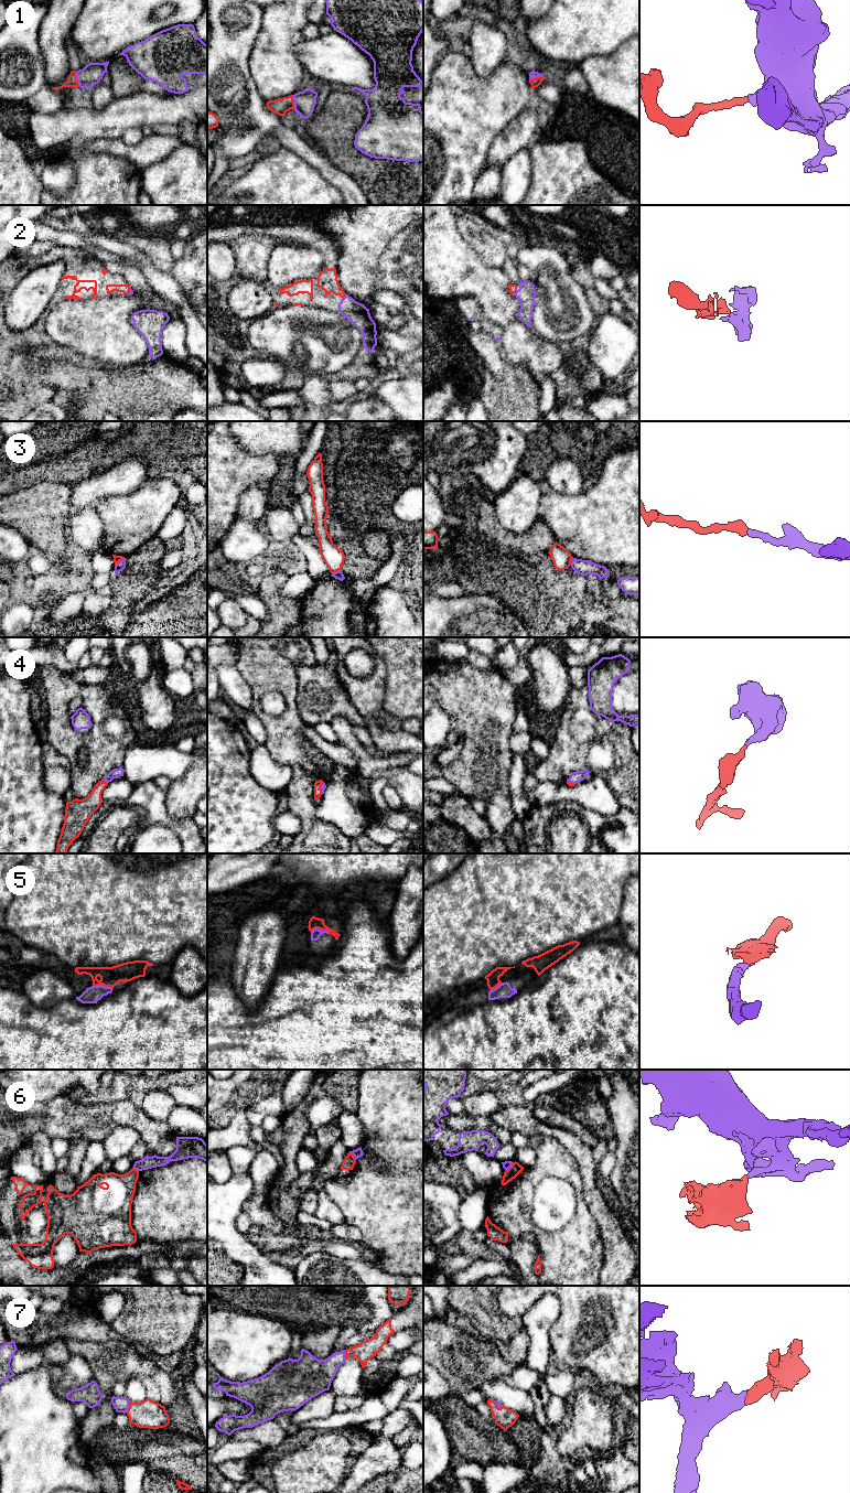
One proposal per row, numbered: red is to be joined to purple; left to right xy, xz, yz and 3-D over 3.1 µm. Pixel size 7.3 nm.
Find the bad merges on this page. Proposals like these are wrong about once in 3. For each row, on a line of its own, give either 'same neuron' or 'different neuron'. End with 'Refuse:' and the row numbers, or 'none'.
1: same neuron
2: same neuron
3: same neuron
4: same neuron
5: same neuron
6: different neuron
7: same neuron
Refuse: 6

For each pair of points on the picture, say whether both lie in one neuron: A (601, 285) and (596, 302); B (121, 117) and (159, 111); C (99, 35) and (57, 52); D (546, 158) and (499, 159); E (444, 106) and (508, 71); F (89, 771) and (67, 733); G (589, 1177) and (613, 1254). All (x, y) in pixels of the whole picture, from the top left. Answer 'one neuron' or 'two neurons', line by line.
A: two neurons
B: one neuron
C: two neurons
D: two neurons
E: one neuron
F: one neuron
G: one neuron

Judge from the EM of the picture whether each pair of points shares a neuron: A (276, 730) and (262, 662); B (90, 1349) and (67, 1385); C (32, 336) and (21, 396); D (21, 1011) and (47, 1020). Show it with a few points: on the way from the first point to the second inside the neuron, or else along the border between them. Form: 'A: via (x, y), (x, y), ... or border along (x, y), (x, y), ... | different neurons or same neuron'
A: via (260, 713), (256, 707), (256, 699), (262, 678) | same neuron
B: border along (73, 1353), (76, 1353), (88, 1364), (94, 1379) | different neurons
C: via (20, 351), (18, 353), (19, 382) | same neuron
D: via (28, 1018), (30, 1020), (41, 1020) | same neuron

